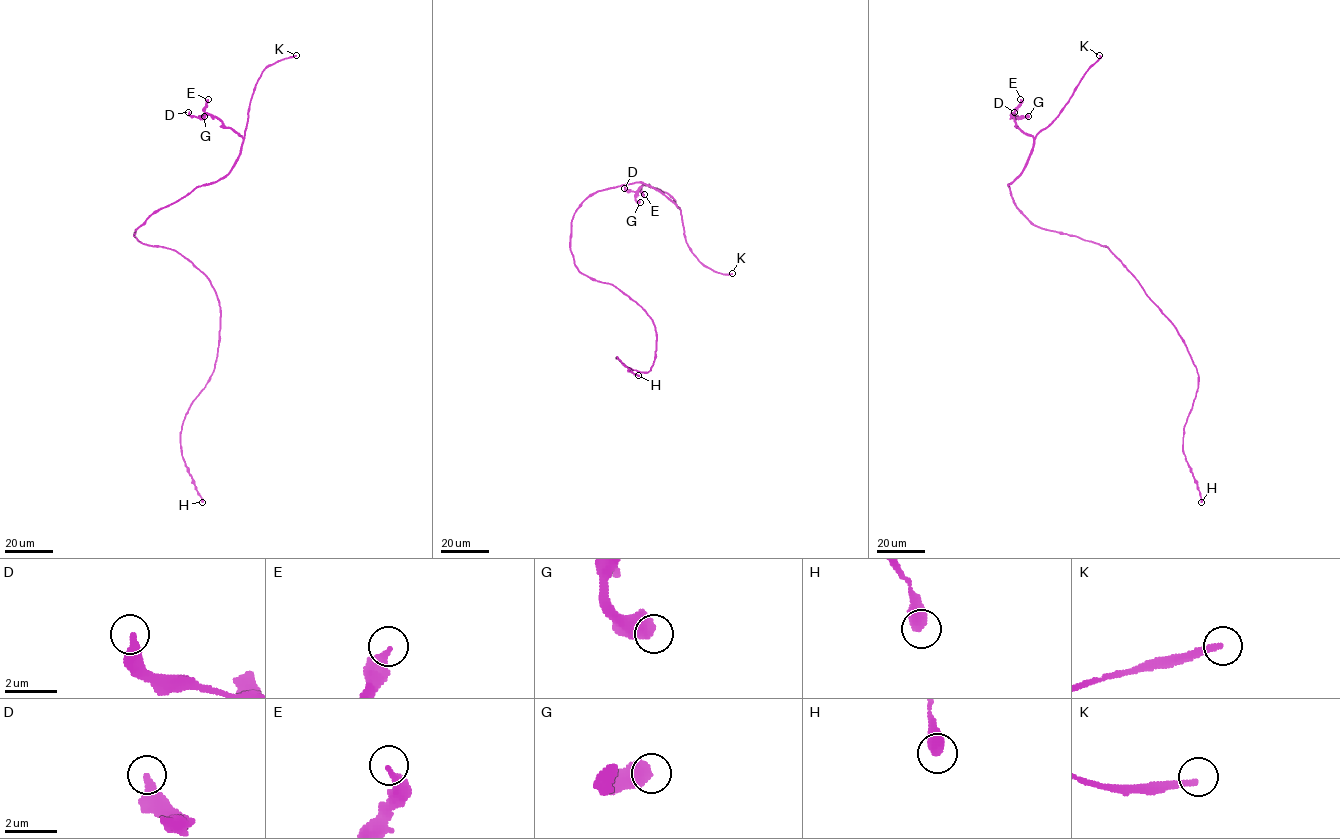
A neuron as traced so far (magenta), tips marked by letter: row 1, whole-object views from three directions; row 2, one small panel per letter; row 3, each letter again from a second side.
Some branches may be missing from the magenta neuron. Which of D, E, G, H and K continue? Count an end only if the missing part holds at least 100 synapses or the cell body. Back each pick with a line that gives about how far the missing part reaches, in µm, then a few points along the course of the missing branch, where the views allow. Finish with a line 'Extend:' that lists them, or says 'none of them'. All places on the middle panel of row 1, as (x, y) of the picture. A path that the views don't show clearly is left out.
K: about 100 µm are missing; missing branch runs (732, 273), (756, 269), (789, 245), (796, 216), (814, 186), (820, 178), (836, 176), (817, 191)
Extend: K

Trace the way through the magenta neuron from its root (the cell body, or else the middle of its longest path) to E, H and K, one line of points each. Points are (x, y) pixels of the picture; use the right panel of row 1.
E: (1097, 243), (1041, 228), (1016, 207), (1008, 185), (1024, 168), (1033, 144), (1011, 115), (1020, 99)
H: (1097, 243), (1108, 247), (1175, 327), (1196, 369), (1198, 390), (1184, 427), (1183, 448), (1201, 502)
K: (1097, 243), (1034, 225), (1016, 207), (1008, 185), (1024, 168), (1036, 136), (1058, 115), (1099, 55)

